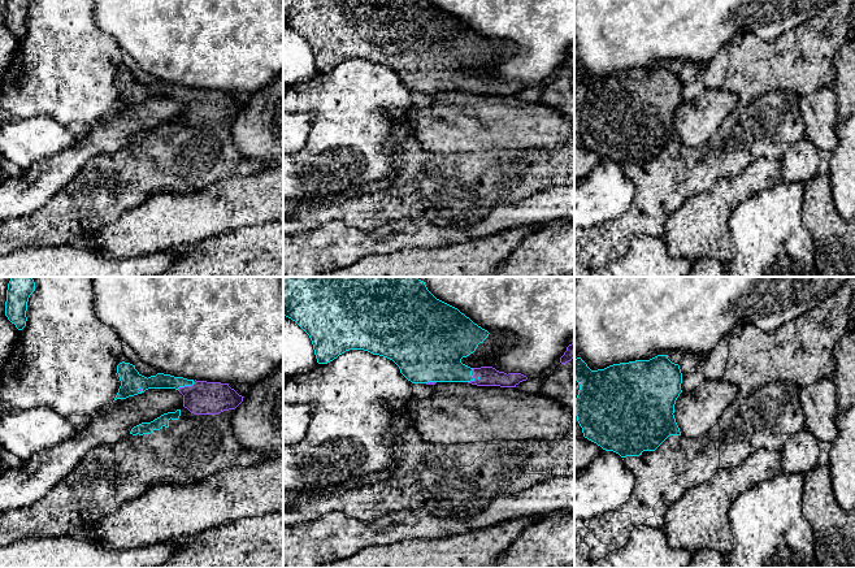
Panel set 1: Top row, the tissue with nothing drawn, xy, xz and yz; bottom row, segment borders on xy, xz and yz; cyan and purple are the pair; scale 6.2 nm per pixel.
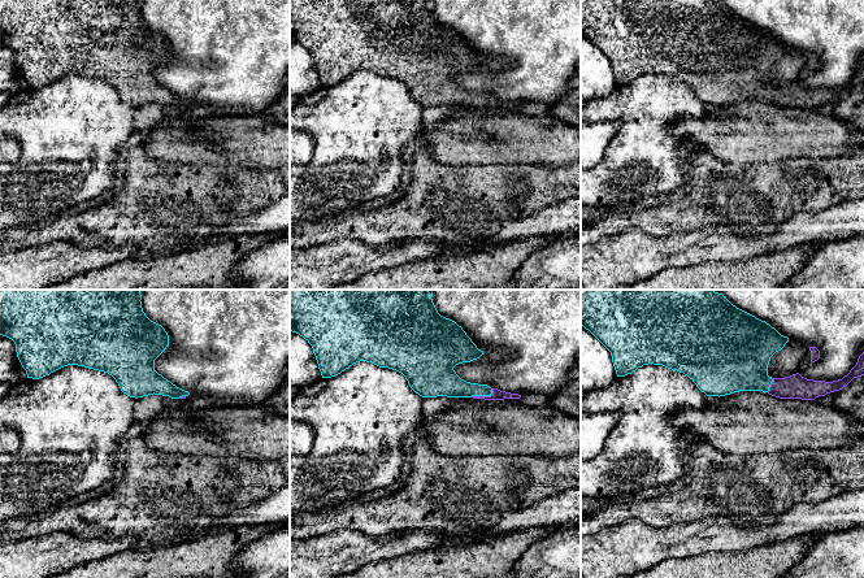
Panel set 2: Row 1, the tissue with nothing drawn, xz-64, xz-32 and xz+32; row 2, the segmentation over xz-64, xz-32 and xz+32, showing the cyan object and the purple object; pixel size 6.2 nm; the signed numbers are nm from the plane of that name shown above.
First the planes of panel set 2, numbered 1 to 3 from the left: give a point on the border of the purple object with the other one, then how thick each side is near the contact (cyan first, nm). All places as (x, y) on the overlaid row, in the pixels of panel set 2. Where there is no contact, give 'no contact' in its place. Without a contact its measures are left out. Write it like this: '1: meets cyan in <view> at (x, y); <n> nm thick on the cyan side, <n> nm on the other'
1: meets cyan in xz-64 at (181, 396); 180 nm thick on the cyan side, 20 nm on the other
2: meets cyan in xz-32 at (482, 395); 180 nm thick on the cyan side, 70 nm on the other
3: meets cyan in xz+32 at (771, 383); 380 nm thick on the cyan side, 150 nm on the other

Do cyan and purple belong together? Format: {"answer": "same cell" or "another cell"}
{"answer": "same cell"}

